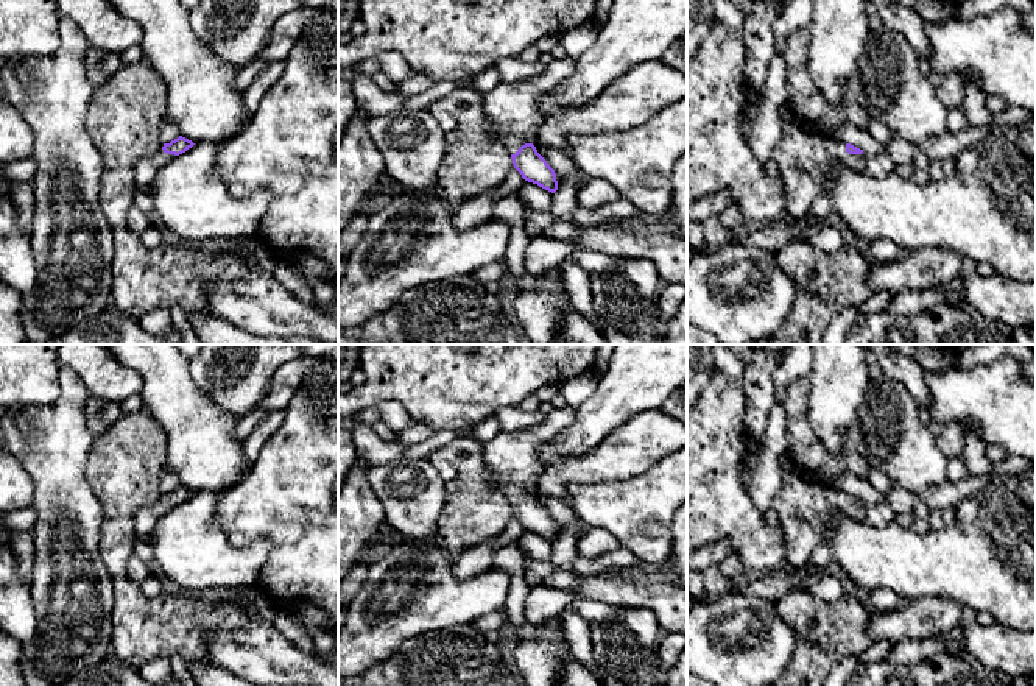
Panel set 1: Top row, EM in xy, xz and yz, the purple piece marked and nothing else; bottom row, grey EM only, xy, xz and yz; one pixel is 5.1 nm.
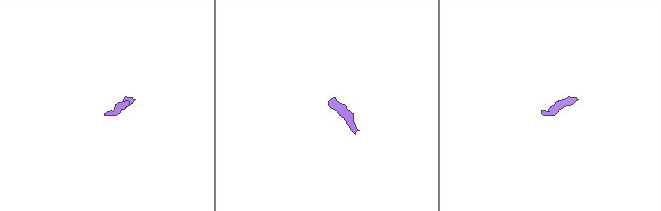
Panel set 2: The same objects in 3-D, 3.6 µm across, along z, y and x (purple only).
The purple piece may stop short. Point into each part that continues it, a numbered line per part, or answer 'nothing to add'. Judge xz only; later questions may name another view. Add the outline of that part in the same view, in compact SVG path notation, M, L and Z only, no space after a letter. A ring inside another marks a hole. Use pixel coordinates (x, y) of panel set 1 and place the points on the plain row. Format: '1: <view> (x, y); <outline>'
1: xz (513, 460); M567 405L548 413L539 426L517 433L500 430L483 443L483 460L492 472L492 483L505 493L509 504L516 504L527 493L528 480L541 474L537 446L555 440L573 419L575 408Z

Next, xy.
1: xy (145, 519); M160 497L156 504L139 508L134 514L137 539L148 539L153 535L162 516L167 514L174 507L176 507L174 504L167 504Z

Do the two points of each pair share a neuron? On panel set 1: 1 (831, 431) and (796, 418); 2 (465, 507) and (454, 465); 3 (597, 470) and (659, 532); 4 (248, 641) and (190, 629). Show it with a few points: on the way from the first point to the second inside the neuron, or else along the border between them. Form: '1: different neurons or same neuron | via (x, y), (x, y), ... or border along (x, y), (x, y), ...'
1: different neurons | border along (809, 385), (807, 423), (814, 435), (831, 452)
2: same neuron | via (465, 496), (465, 476)
3: different neurons | border along (644, 471), (625, 479), (575, 482), (572, 485)
4: different neurons | border along (248, 622), (232, 632), (211, 633), (209, 660)

